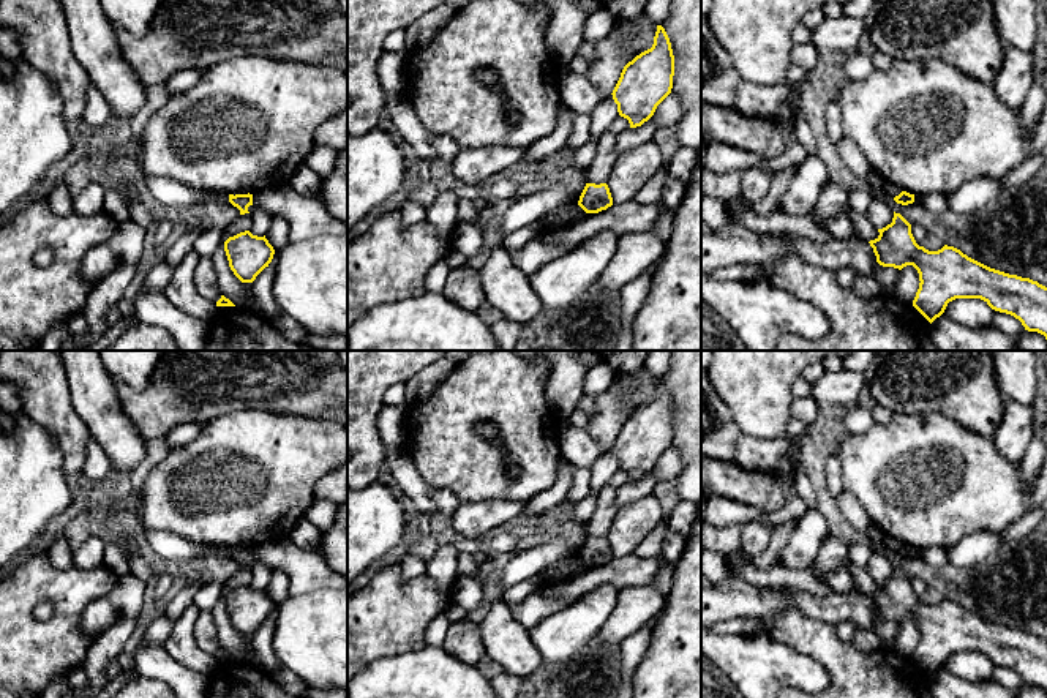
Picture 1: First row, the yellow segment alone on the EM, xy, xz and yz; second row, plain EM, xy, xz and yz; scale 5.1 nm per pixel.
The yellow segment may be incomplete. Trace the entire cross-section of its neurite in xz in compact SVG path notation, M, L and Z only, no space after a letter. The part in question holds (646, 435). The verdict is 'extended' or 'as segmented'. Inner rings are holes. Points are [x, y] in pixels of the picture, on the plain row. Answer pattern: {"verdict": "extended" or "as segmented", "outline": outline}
{"verdict": "as segmented", "outline": "M657 379L651 403L629 415L613 444L621 471L630 482L647 475L657 460L671 447L674 430L674 409L670 392L662 379Z"}

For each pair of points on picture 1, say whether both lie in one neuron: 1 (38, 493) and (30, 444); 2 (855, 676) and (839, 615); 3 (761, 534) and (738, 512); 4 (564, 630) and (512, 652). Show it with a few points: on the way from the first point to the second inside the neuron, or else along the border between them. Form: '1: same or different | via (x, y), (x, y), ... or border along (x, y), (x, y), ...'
1: same | via (30, 480), (30, 457)
2: different | border along (801, 611), (831, 622), (837, 629)
3: different | border along (743, 523), (766, 523), (771, 528)
4: different | border along (526, 630), (544, 659)

